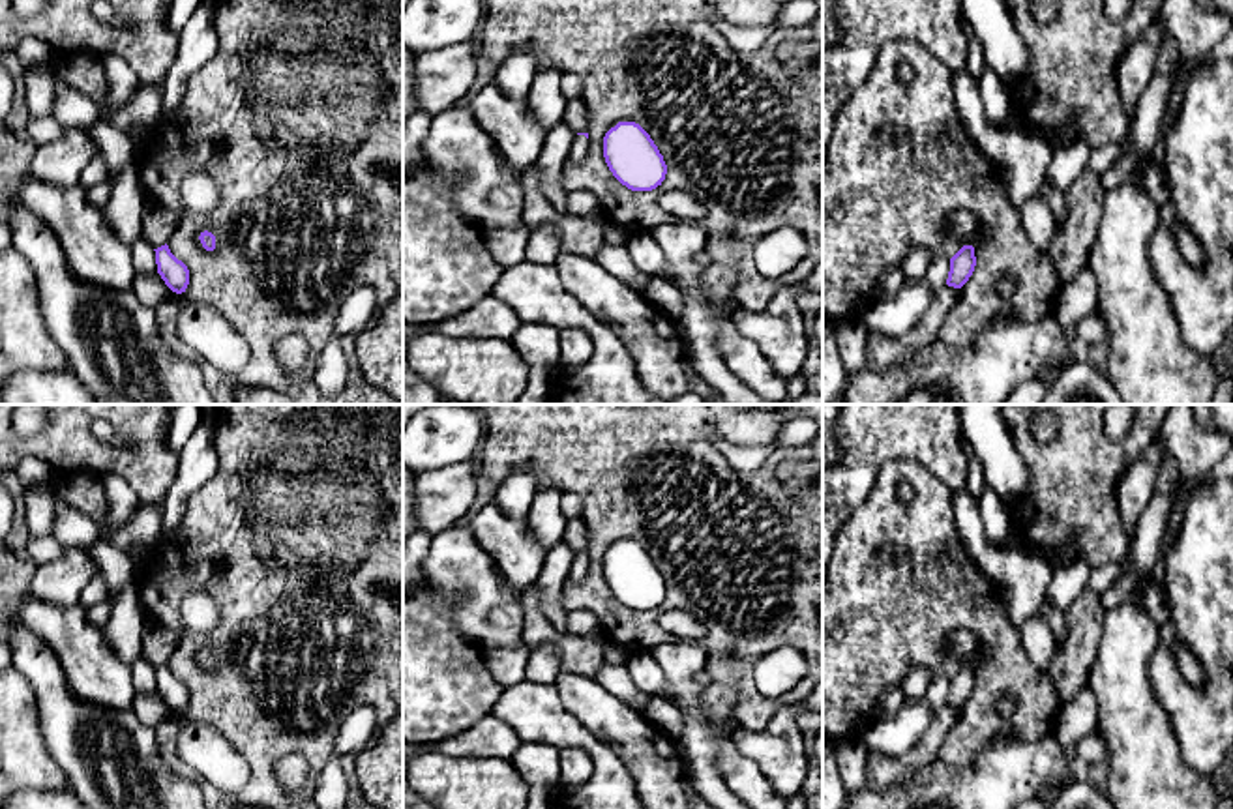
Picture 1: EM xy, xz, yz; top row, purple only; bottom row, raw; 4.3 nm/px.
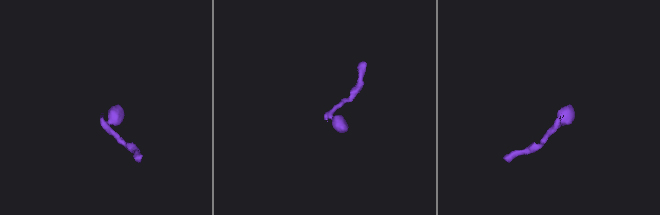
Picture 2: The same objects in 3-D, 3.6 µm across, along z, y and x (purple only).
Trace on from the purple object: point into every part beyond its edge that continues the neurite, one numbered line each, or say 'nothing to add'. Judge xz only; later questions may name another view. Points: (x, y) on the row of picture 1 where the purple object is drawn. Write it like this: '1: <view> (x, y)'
1: xz (579, 147)

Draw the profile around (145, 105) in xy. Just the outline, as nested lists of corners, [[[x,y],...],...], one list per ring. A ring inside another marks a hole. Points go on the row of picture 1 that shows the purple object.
[[[141,84],[133,97],[112,114],[103,114],[101,120],[118,127],[131,129],[137,124],[146,124],[156,127],[161,112],[161,94],[159,88],[152,84]]]

